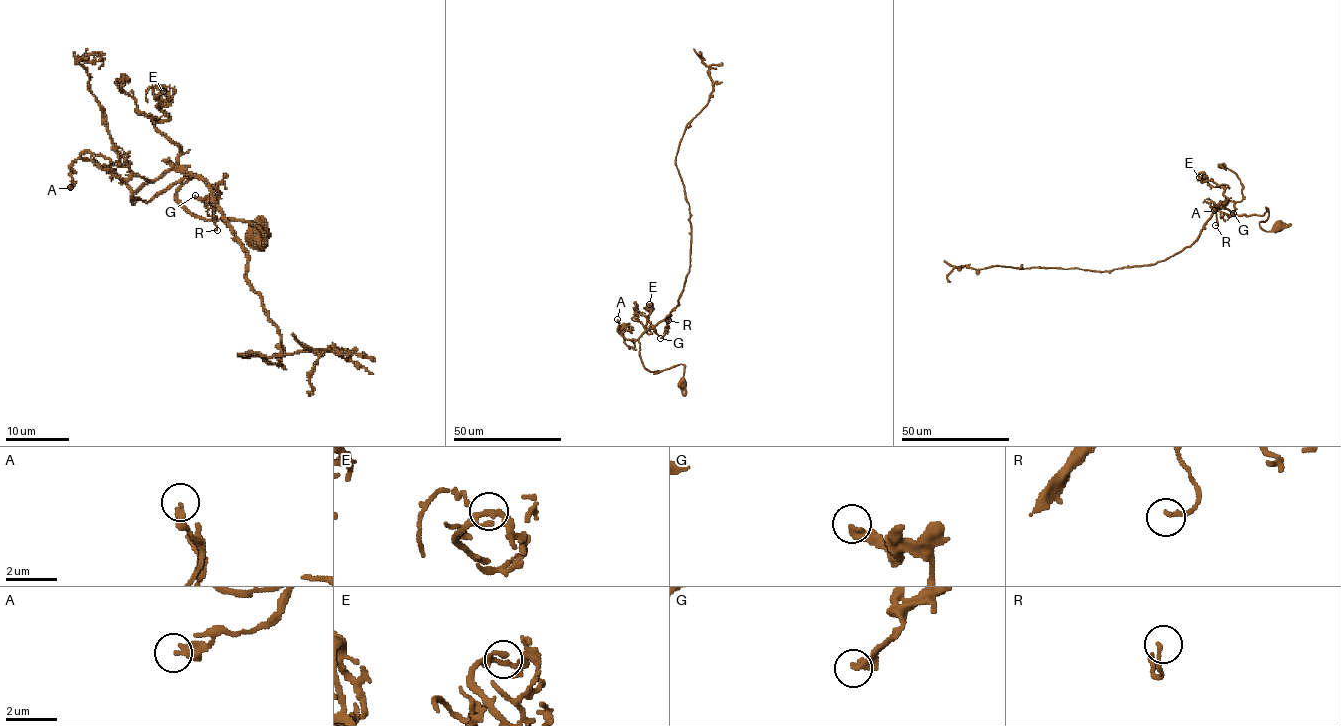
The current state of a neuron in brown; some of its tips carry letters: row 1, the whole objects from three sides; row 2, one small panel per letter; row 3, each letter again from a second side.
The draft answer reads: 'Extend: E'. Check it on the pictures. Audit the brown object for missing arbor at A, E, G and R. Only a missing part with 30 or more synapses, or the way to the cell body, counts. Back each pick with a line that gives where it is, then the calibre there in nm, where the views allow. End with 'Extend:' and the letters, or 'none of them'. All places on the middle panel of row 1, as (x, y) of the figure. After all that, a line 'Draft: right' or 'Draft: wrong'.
Extend: none of them
Draft: wrong

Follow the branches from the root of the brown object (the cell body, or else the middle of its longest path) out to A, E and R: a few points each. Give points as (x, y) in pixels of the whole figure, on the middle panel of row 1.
A: (681, 384), (684, 366), (656, 373), (648, 371), (640, 358), (639, 339), (626, 339), (617, 330), (617, 319)
E: (681, 384), (683, 365), (654, 373), (640, 358), (639, 337), (655, 332), (646, 331), (649, 304)
R: (681, 384), (683, 365), (654, 373), (658, 371), (648, 371), (639, 354), (639, 337), (668, 320)

